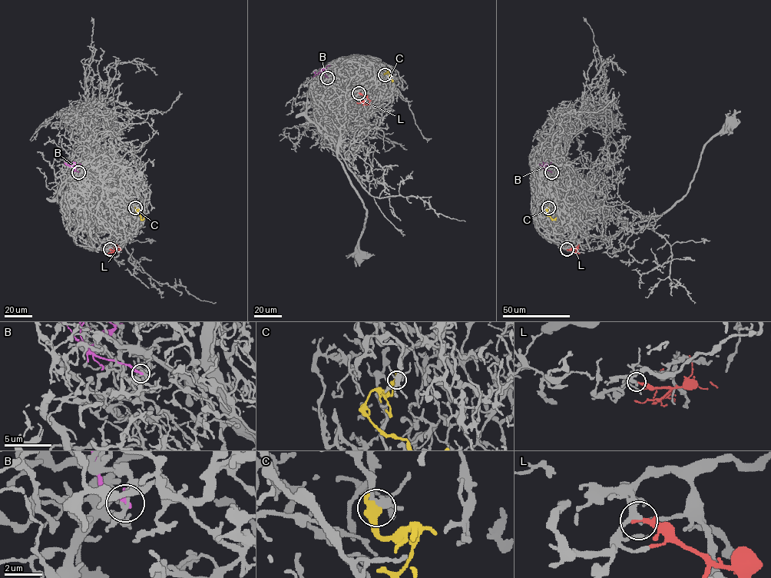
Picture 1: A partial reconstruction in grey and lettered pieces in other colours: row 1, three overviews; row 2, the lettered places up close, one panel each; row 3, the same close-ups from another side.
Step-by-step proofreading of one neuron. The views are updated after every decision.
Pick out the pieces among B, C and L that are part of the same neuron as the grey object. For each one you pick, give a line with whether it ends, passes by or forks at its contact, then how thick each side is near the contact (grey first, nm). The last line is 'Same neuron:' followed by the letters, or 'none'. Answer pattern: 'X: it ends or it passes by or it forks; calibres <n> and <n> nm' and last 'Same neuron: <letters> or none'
C: it ends; calibres 260 and 550 nm
Same neuron: C

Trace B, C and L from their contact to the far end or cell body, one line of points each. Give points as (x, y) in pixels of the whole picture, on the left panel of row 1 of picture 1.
B: (78, 172), (66, 164)
C: (135, 207), (141, 219), (143, 217)
L: (110, 249), (114, 250), (113, 251), (119, 248), (121, 250)

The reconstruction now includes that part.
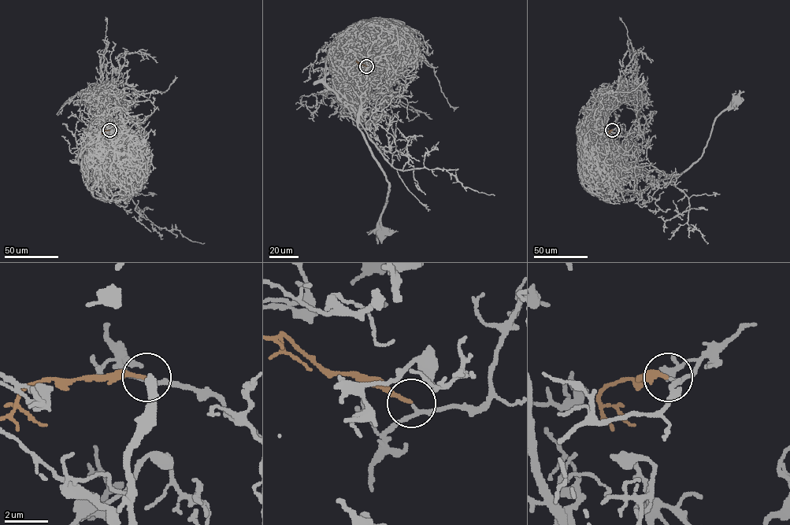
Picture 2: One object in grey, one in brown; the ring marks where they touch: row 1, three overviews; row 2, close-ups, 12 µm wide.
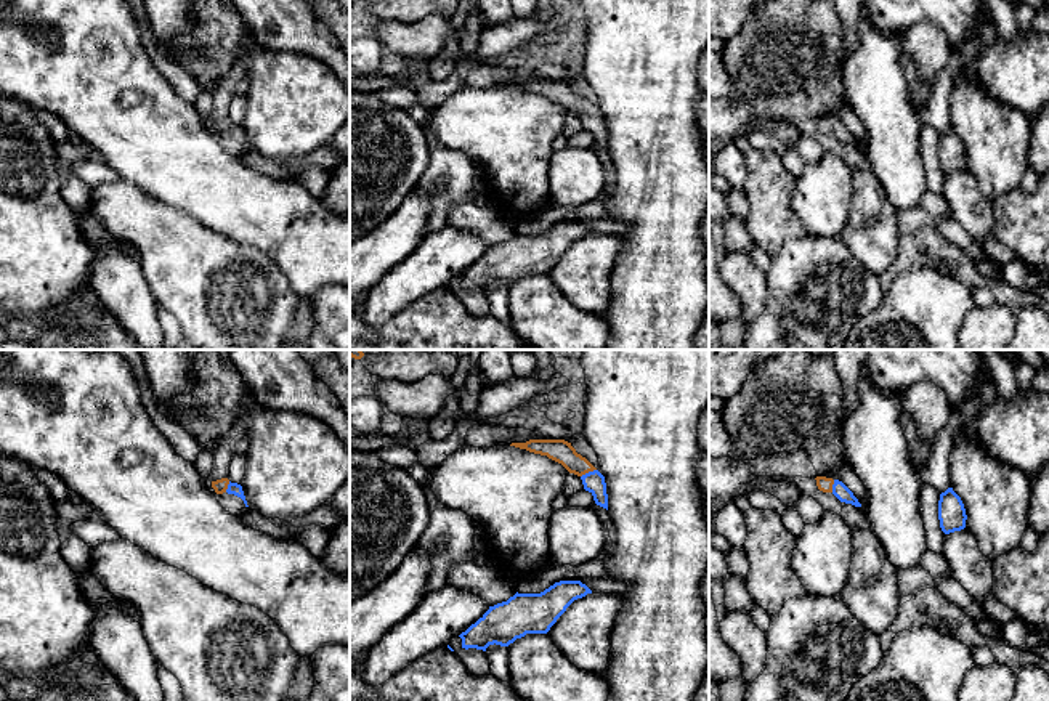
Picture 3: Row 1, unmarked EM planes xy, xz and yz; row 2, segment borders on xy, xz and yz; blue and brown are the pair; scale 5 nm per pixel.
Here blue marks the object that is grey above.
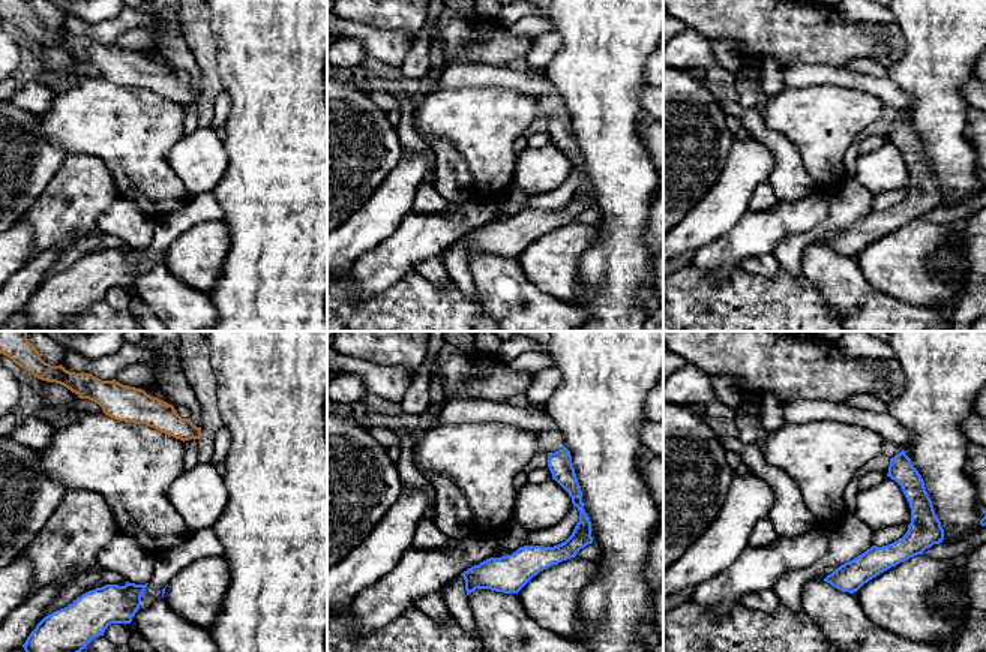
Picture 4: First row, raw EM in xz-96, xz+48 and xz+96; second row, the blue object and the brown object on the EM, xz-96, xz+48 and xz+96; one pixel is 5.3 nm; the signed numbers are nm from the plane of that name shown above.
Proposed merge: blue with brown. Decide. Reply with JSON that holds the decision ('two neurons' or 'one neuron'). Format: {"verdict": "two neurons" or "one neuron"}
{"verdict": "one neuron"}

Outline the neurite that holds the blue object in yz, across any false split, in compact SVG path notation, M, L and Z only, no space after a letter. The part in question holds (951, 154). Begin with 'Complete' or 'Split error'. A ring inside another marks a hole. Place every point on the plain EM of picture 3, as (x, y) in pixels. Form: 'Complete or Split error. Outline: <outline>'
Complete. Outline: M948 128L945 133L940 135L938 160L940 168L945 175L966 168L966 149L961 138L953 132L953 128Z

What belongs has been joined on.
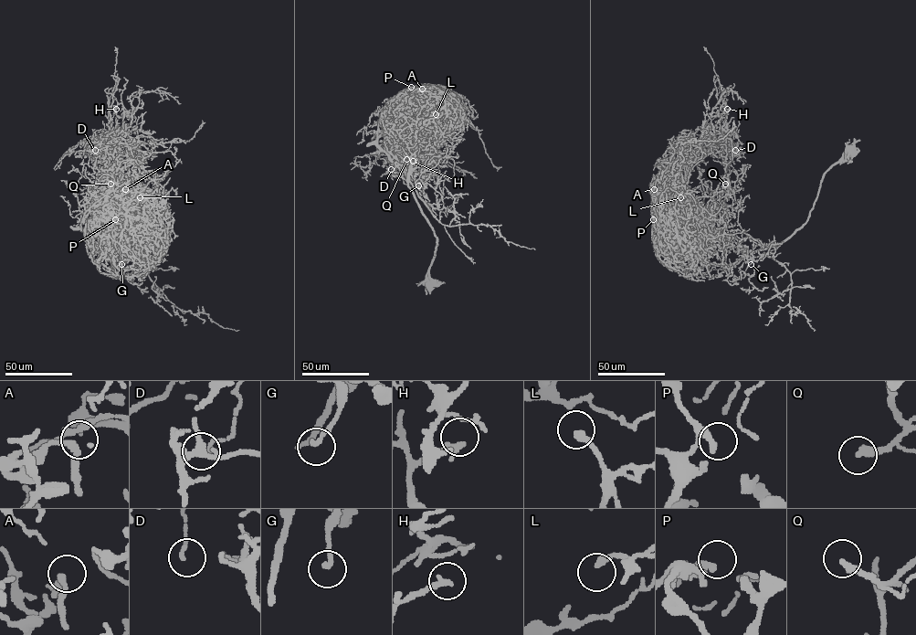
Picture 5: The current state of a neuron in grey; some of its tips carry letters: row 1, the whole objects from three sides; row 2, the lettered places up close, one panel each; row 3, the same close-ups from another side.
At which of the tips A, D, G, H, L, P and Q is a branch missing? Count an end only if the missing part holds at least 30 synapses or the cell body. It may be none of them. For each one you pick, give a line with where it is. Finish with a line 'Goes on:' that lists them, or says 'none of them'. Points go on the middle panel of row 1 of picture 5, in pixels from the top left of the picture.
H: (413, 161)
Goes on: H

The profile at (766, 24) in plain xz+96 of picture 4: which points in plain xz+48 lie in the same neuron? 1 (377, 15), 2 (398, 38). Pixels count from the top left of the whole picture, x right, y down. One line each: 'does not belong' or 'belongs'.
1: belongs
2: does not belong

